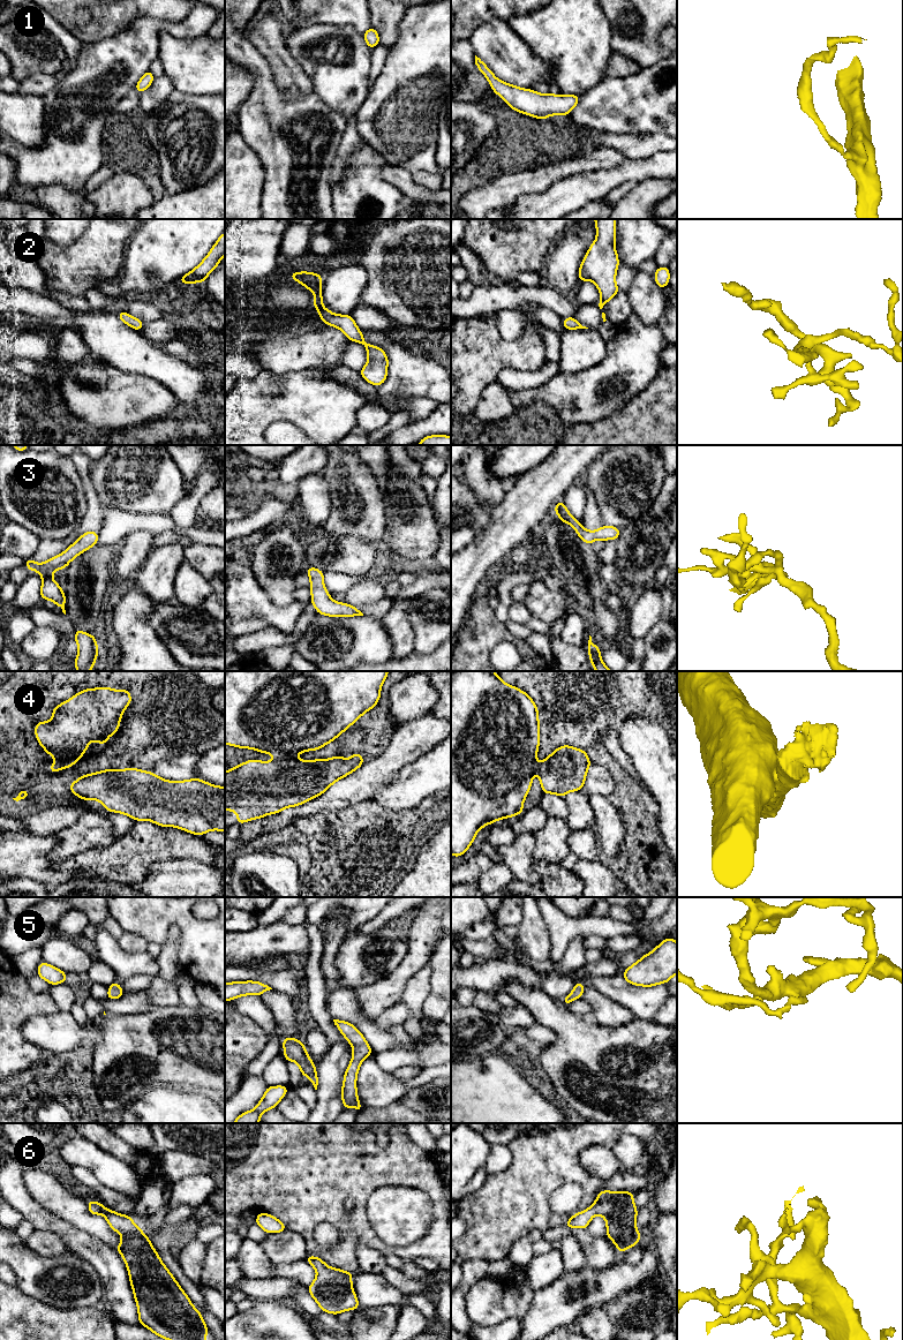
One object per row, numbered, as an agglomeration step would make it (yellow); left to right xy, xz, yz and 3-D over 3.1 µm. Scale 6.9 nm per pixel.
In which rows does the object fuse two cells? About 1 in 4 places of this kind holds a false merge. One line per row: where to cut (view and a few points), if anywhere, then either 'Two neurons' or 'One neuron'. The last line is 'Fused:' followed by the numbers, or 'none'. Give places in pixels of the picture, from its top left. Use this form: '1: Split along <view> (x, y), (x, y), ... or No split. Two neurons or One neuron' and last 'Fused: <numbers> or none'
1: No split. One neuron
2: No split. One neuron
3: No split. One neuron
4: Split along xz (277, 755), (288, 757). Two neurons
5: No split. One neuron
6: No split. One neuron
Fused: 4

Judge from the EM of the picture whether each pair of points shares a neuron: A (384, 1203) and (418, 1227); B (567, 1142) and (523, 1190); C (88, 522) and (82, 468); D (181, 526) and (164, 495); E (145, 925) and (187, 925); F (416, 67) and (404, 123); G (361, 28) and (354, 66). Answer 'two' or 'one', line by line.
A: one
B: one
C: one
D: two
E: one
F: one
G: two

